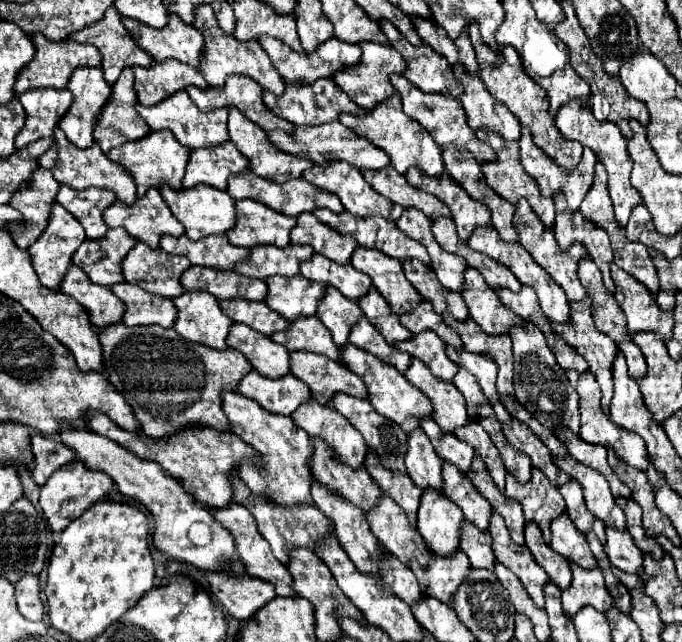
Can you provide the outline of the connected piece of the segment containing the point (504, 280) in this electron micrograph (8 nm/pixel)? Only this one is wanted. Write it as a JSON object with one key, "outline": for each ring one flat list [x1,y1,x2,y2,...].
{"outline":[[462,243,462,249,464,249,464,259,468,261,468,267,478,269,478,271,484,275,484,279,488,281,488,285,490,285,492,289,506,287,506,289,510,289,510,291,514,291,514,293,520,293,522,283,510,273,508,267,496,263,494,259,486,257,486,255,482,255,482,253,476,253,474,249,468,249,466,243]]}

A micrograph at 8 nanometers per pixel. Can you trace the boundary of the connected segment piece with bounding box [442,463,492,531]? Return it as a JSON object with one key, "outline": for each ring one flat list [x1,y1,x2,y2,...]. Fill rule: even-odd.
{"outline":[[444,463,442,471,444,471,442,493,462,509,466,521,472,521,478,529,488,531,492,505,488,505,488,501,472,487,468,477,464,477,454,465]]}

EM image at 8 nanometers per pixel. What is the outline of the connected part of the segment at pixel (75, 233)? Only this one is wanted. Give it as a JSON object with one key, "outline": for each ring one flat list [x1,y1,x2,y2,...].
{"outline":[[58,203,52,205,52,215,48,221,48,227,44,229,44,233,40,235,40,239,28,249,28,253,32,255,32,265,36,275,40,277,40,283,48,289,60,289,60,281,64,281,64,273,68,271,68,267,72,265,72,255,76,253,76,249,86,241,86,233,82,229,82,225,74,219,74,215,70,215,64,207,60,207]]}

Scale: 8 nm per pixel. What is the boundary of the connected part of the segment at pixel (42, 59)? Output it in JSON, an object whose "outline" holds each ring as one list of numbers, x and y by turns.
{"outline":[[34,33,32,41,34,41,34,47,36,47,36,55,34,55,34,61,28,63,18,75,18,81,14,85,14,91,18,95,24,93,24,91,42,89,42,87,64,89,68,85,74,69,78,69,78,67,98,67,100,61,102,61,102,55,94,45,82,45,82,43,72,41,72,39,64,39,60,43,54,43,54,41,46,39,42,33]]}

